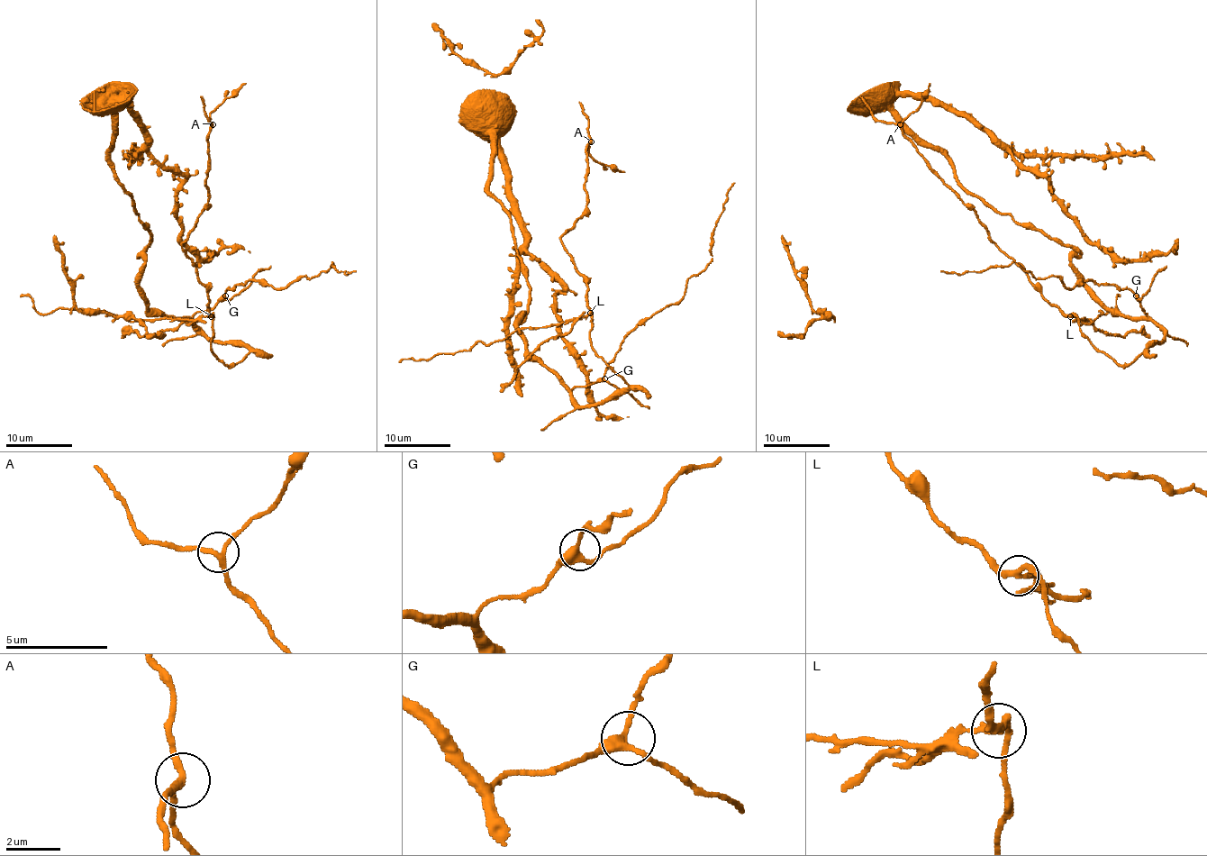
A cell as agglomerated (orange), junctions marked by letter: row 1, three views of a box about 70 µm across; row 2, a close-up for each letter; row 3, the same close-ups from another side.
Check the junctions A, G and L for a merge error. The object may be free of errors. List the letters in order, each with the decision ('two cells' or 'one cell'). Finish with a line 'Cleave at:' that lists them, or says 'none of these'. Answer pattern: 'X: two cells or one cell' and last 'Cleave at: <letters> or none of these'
A: one cell
G: one cell
L: two cells
Cleave at: L

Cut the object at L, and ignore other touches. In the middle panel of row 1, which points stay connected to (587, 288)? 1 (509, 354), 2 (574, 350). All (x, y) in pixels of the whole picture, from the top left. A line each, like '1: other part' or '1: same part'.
1: same part
2: same part

